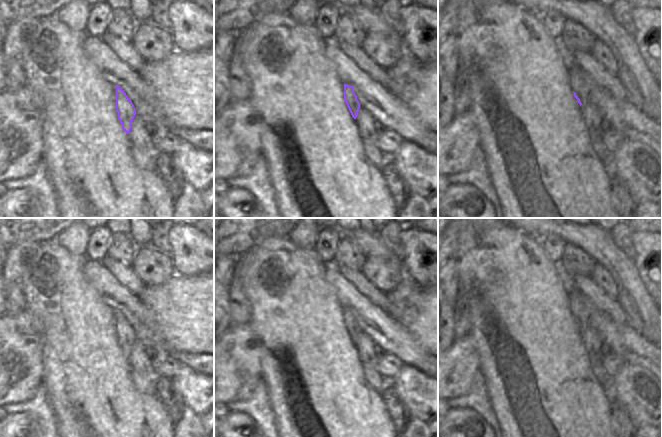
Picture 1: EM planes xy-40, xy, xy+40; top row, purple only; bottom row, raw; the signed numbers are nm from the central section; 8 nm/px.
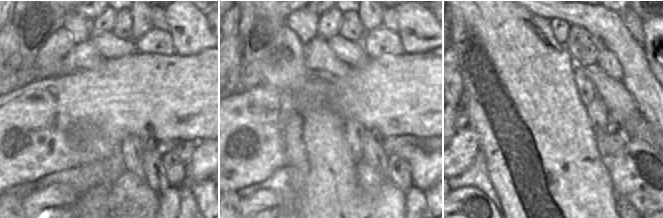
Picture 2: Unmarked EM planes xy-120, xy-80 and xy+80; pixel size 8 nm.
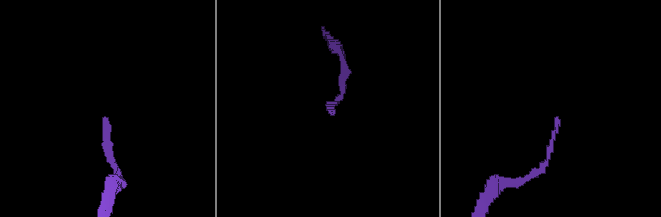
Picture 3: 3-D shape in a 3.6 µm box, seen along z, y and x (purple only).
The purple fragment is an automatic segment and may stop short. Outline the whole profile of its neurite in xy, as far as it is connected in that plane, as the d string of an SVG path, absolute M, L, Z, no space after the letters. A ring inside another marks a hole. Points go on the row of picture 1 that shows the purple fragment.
M344 84L344 101L354 119L358 115L360 109L360 103L357 100L357 96L354 93L354 87Z

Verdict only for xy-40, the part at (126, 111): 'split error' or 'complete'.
complete

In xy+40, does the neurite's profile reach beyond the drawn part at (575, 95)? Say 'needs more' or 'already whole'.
needs more

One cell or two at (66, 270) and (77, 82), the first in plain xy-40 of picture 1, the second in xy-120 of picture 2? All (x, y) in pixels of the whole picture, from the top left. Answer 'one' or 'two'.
two

